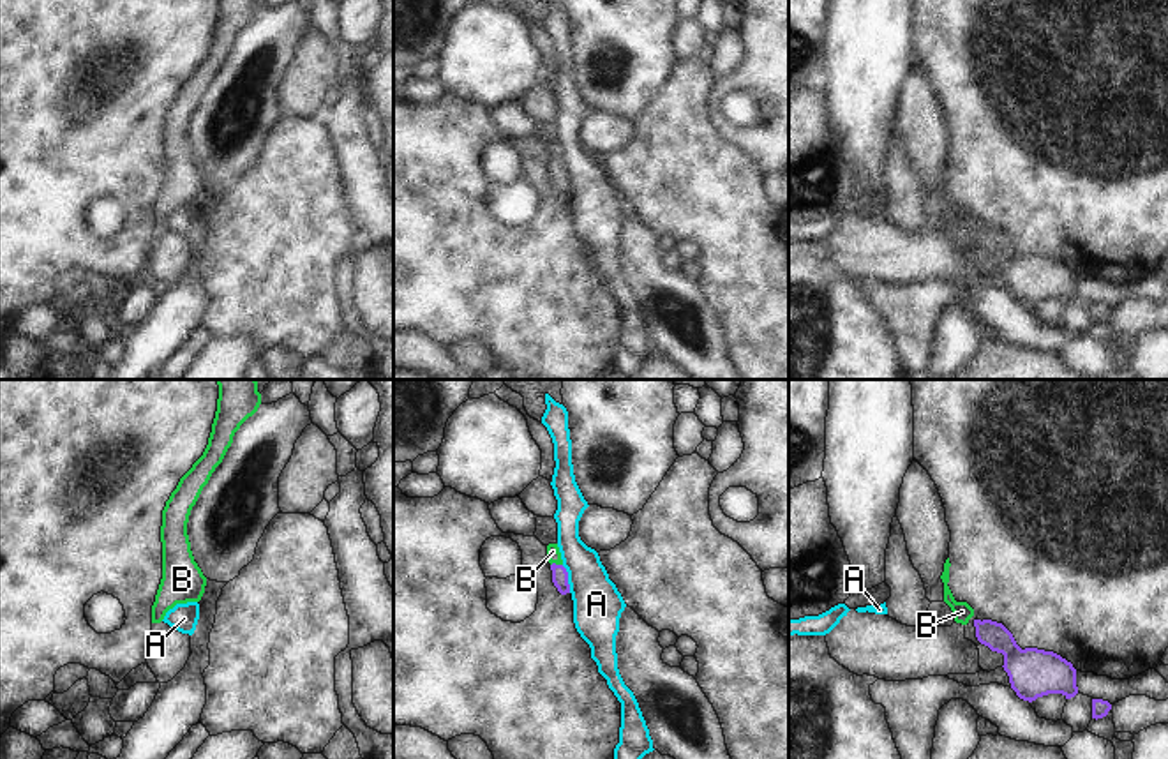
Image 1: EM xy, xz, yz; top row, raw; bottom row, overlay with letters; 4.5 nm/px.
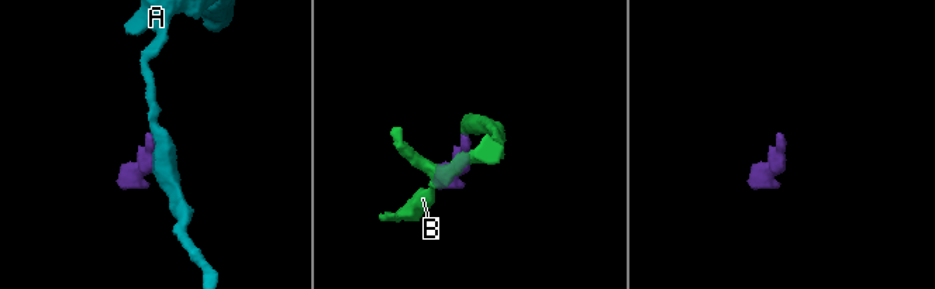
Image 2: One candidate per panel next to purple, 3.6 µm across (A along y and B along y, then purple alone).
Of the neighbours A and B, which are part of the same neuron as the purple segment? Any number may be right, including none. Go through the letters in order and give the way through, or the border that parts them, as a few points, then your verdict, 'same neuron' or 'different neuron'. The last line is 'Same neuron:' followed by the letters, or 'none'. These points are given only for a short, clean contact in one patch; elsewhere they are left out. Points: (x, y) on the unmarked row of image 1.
A: border xz (561, 170), (569, 180), (570, 196); different neuron
B: way xz (560, 180), (554, 168), (553, 156); same neuron
Same neuron: B

